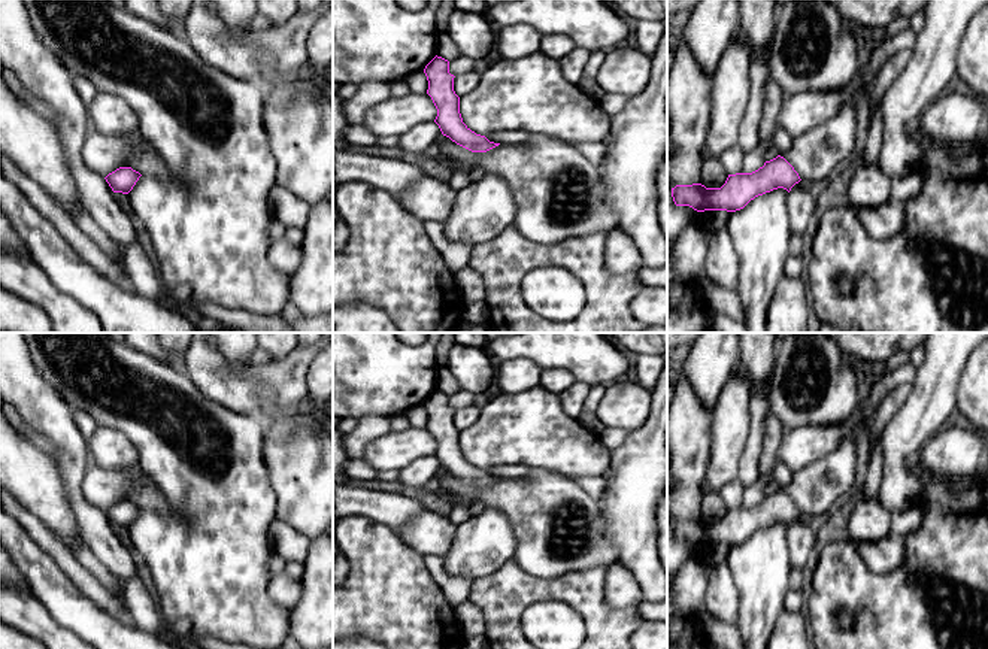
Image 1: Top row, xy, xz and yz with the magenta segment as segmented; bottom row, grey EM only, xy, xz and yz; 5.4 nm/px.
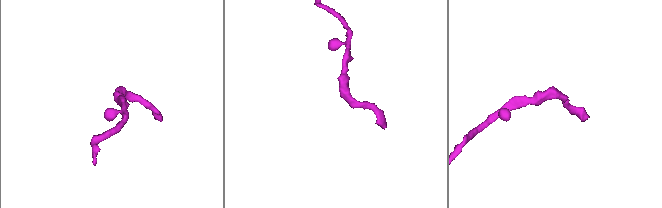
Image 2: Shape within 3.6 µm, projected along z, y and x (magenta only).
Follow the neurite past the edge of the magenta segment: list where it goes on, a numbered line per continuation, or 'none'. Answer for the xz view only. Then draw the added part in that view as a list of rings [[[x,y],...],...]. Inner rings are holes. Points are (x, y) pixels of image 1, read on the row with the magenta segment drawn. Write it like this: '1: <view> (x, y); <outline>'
none

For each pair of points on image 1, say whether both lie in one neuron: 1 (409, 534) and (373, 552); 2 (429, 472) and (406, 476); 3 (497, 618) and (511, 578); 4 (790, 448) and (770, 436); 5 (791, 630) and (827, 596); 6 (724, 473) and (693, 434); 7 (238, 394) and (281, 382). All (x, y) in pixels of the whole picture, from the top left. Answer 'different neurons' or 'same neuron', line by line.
1: different neurons
2: same neuron
3: same neuron
4: different neurons
5: different neurons
6: different neurons
7: same neuron

